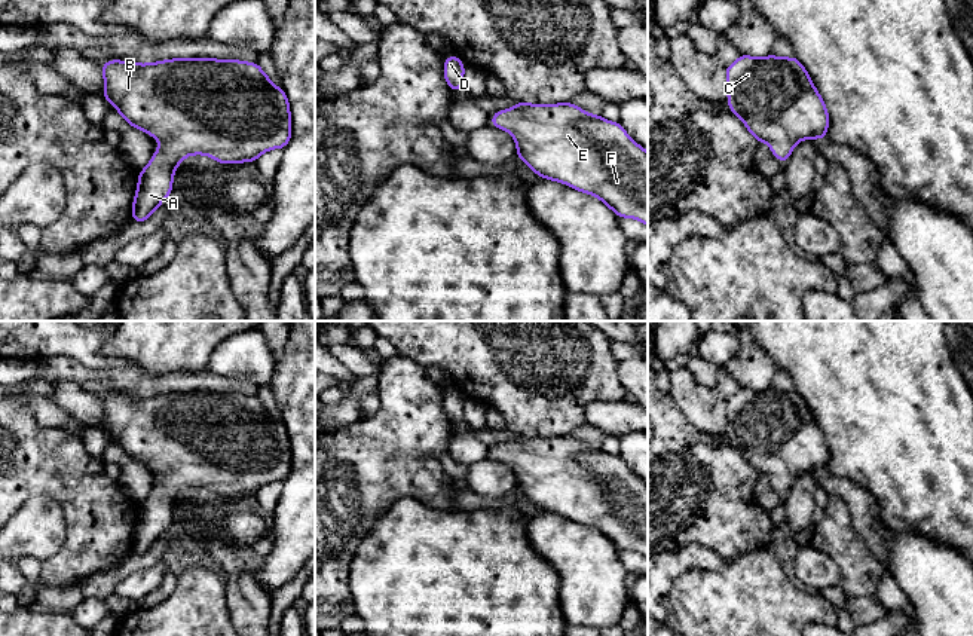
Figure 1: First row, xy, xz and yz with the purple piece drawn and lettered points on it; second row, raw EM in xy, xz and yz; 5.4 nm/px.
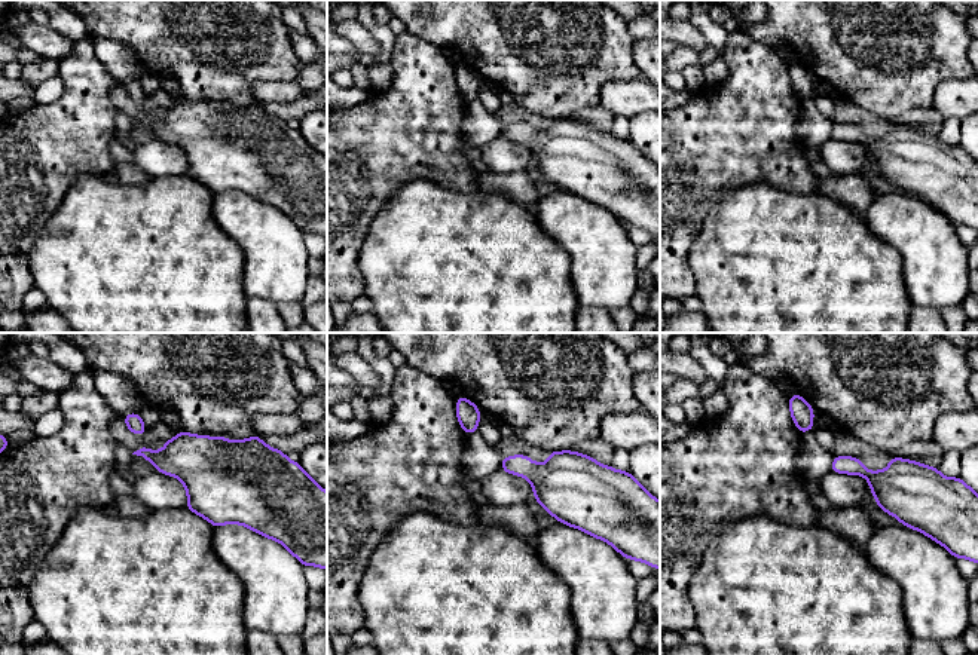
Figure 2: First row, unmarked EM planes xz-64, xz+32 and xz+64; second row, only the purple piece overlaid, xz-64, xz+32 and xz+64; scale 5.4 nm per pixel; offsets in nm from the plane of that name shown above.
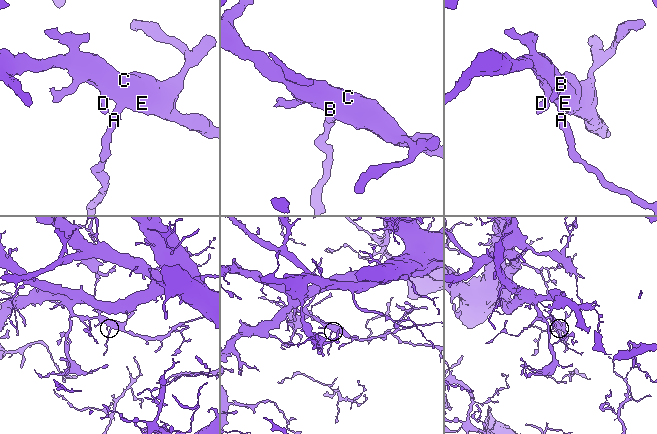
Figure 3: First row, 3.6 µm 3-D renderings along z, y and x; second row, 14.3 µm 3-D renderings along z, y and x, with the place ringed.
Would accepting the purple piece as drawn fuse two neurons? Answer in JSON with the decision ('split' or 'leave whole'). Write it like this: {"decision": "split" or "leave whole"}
{"decision": "leave whole"}

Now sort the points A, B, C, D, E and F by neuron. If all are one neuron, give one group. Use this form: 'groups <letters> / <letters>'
groups A B C D E F

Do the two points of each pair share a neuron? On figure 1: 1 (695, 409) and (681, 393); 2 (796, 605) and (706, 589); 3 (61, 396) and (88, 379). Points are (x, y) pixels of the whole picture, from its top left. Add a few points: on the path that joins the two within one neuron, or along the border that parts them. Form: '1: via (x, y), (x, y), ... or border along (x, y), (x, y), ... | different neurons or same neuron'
1: via (692, 404), (685, 397) | same neuron
2: via (774, 605), (728, 605) | same neuron
3: border along (51, 382), (73, 381), (100, 397) | different neurons

